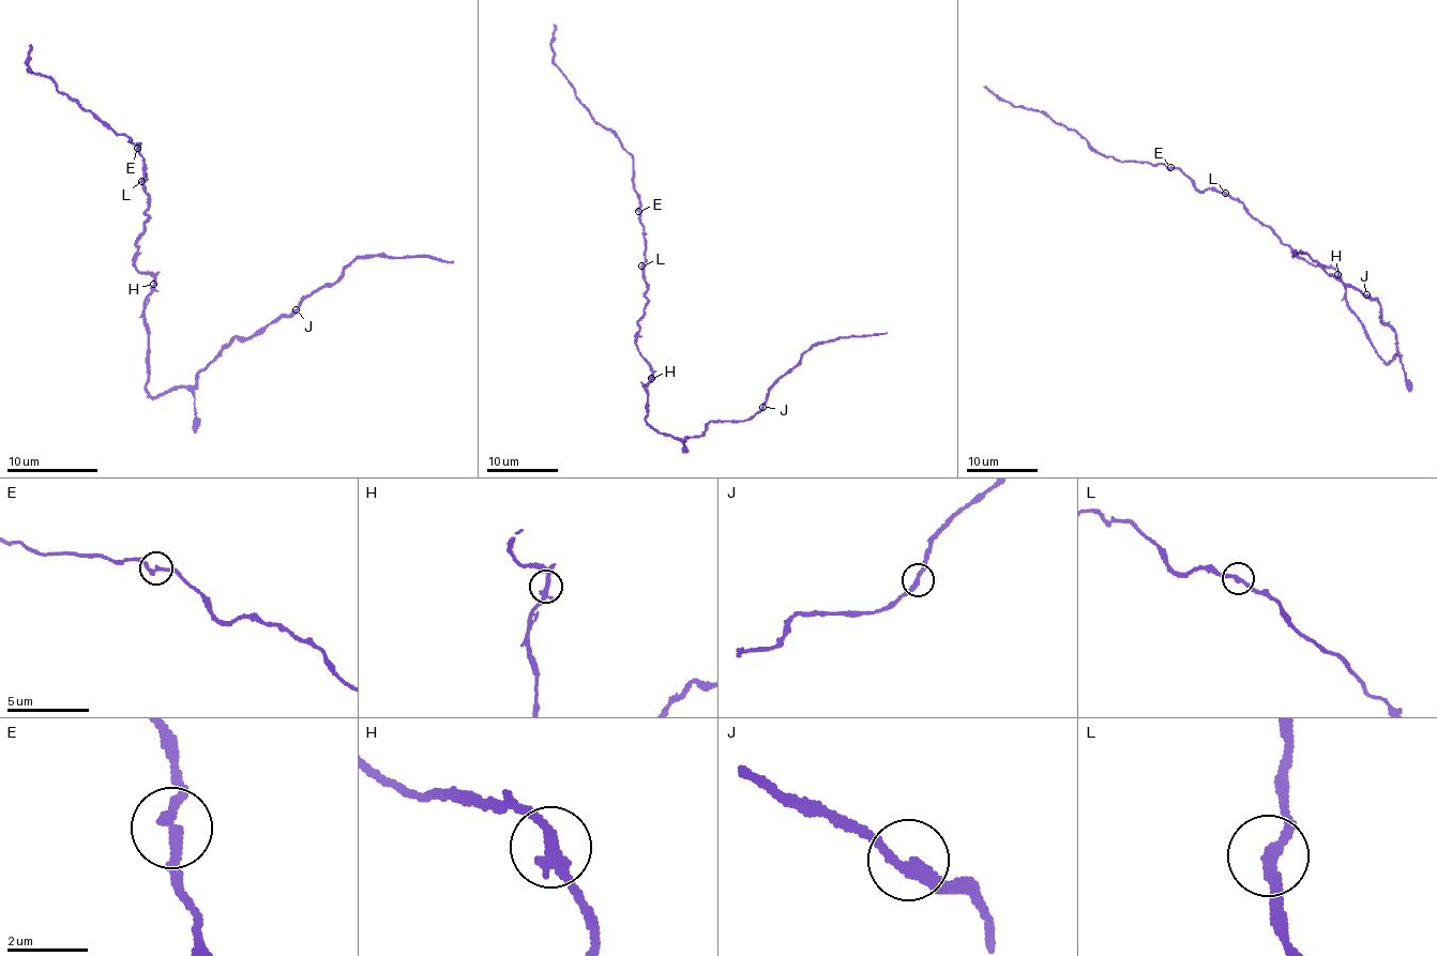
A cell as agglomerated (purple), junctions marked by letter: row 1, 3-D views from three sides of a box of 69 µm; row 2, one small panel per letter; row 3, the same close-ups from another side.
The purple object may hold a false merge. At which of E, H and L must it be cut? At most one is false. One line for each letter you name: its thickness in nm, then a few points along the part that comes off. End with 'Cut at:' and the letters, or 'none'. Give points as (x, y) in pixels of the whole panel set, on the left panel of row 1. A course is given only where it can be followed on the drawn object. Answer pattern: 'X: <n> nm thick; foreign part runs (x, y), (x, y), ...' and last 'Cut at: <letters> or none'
Cut at: none

